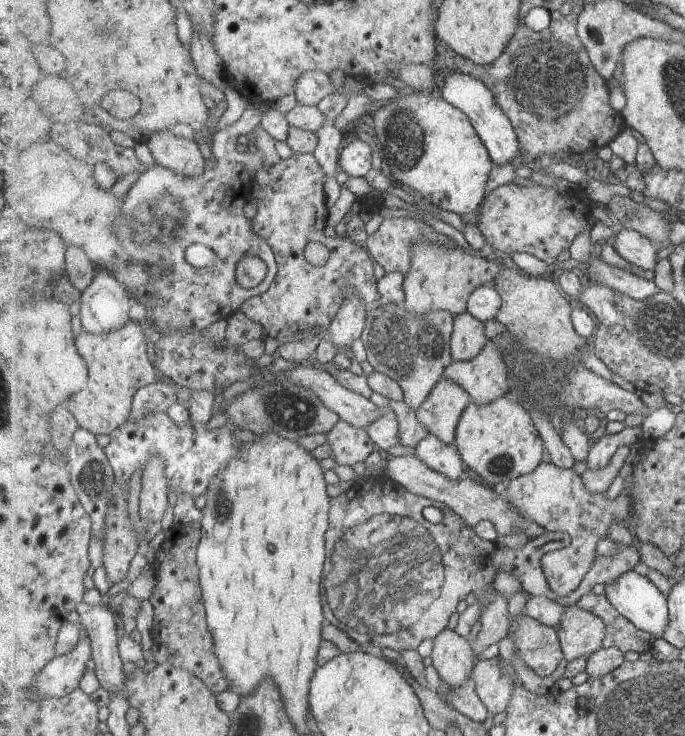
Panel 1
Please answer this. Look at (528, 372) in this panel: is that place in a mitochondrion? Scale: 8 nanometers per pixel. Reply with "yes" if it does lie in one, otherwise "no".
yes

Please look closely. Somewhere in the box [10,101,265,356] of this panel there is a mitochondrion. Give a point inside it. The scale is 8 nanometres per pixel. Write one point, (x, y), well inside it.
(170, 225)

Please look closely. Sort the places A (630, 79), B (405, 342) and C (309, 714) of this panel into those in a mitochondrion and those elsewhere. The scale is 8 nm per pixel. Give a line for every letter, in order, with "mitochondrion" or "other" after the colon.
A: other
B: mitochondrion
C: other

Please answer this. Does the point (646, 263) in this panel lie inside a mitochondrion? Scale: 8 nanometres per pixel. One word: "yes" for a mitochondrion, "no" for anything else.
no

